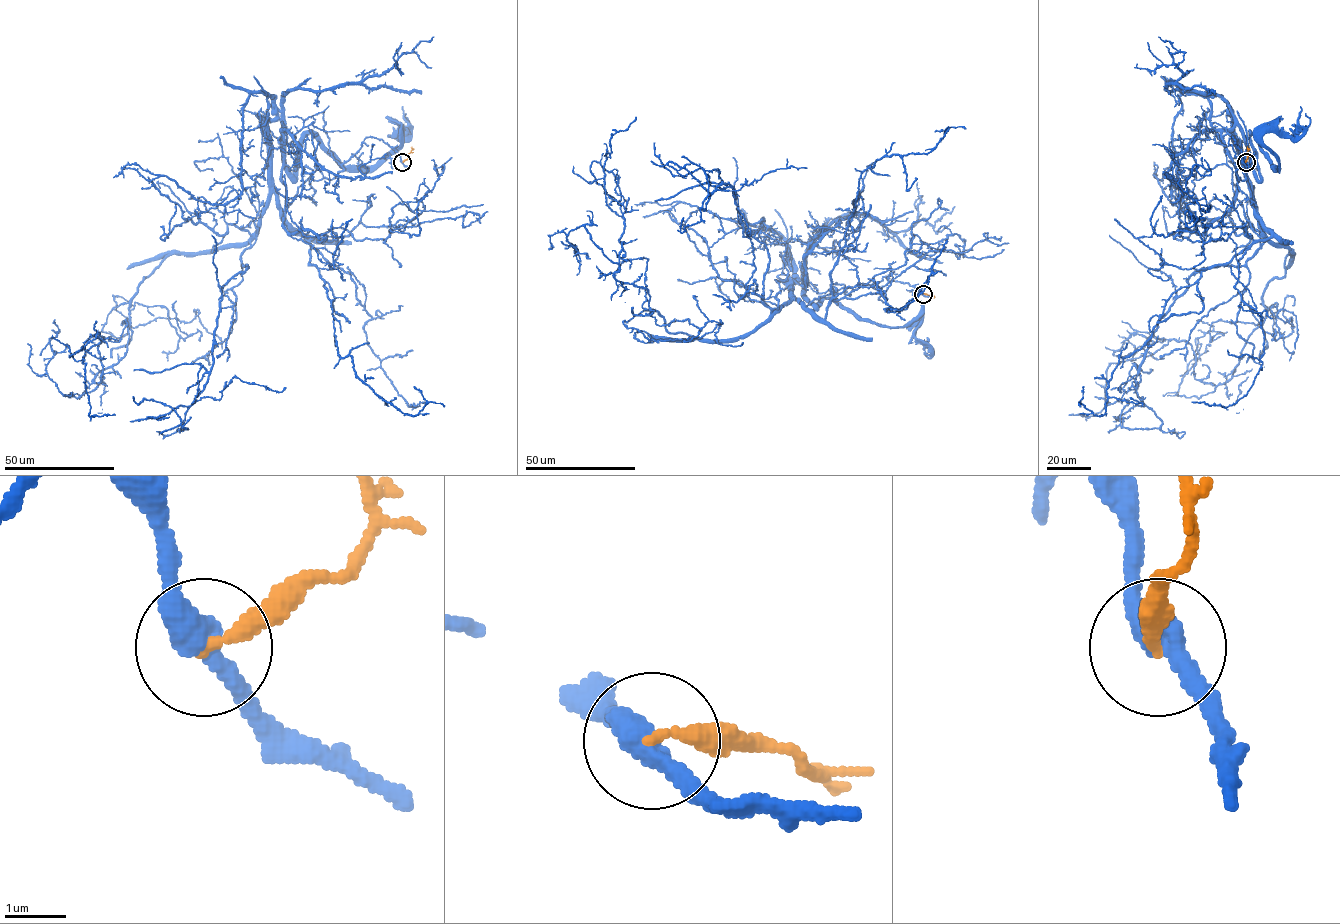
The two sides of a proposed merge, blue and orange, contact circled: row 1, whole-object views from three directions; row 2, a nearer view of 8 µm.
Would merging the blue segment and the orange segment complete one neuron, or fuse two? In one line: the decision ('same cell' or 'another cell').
another cell

